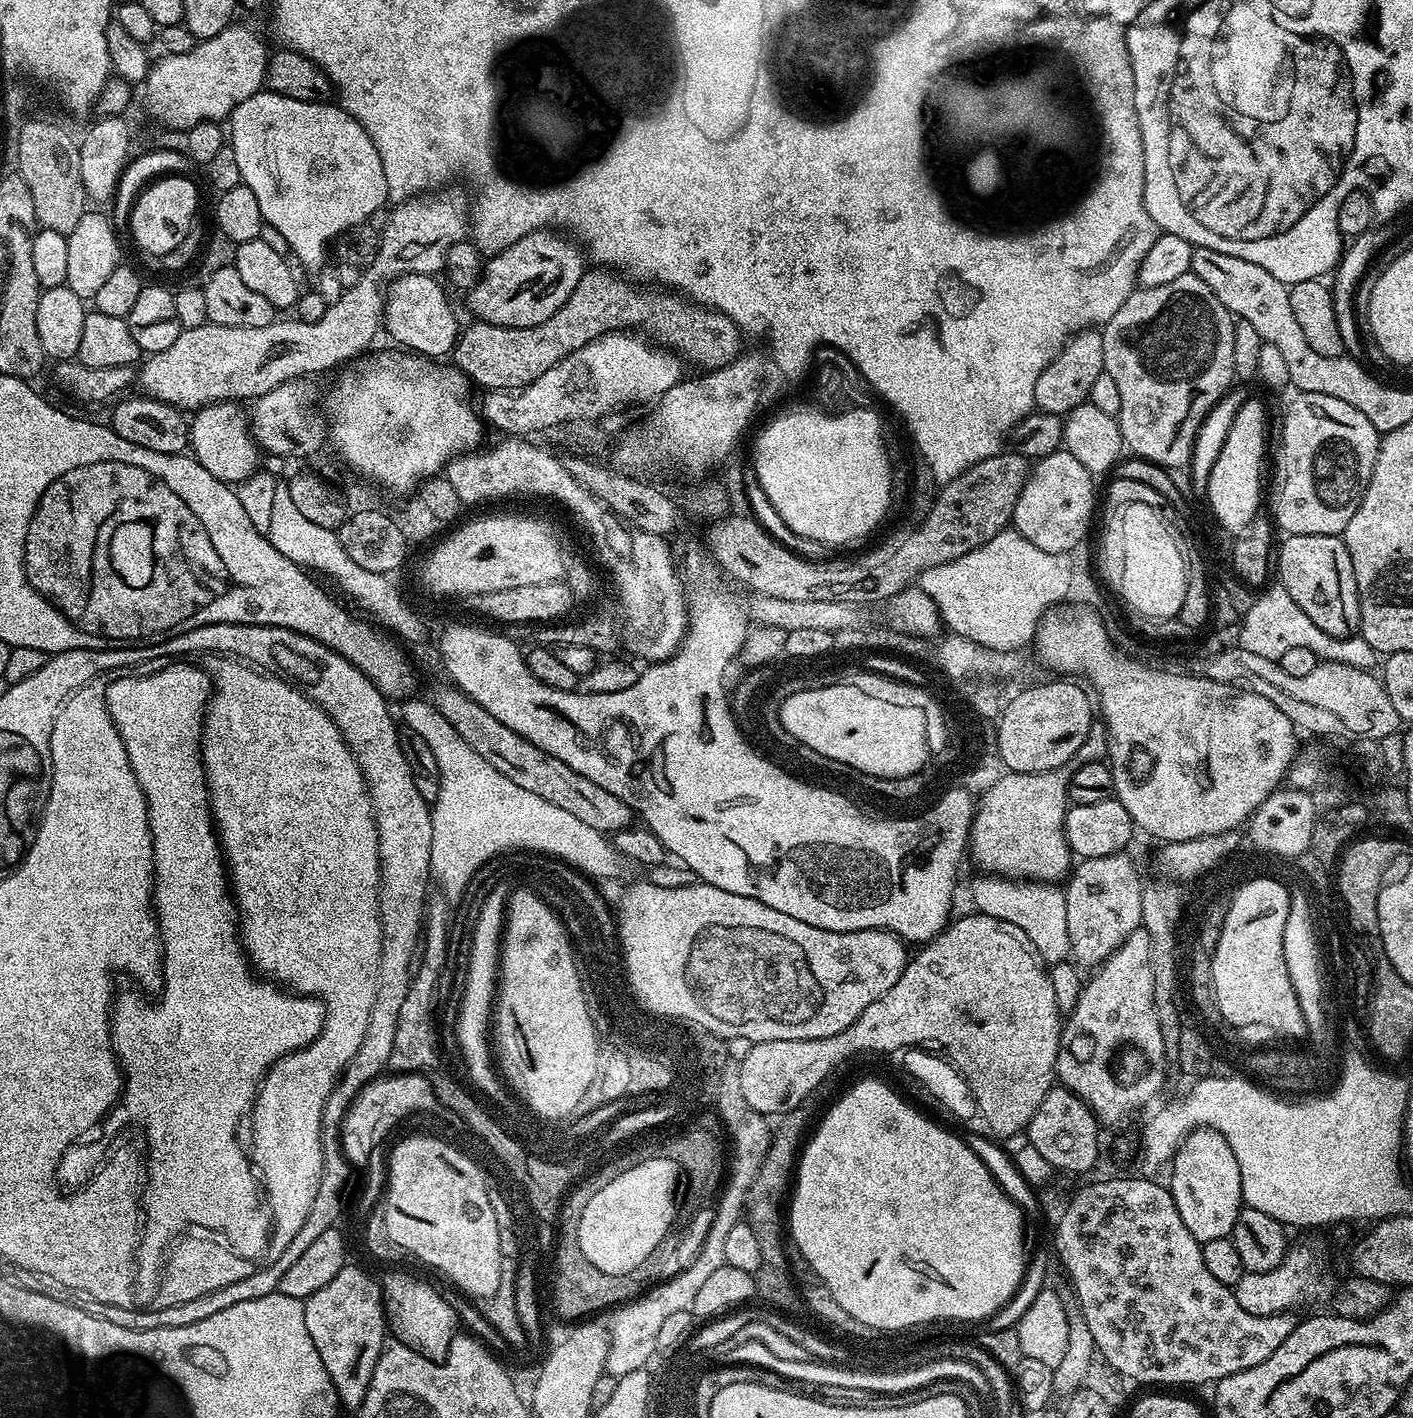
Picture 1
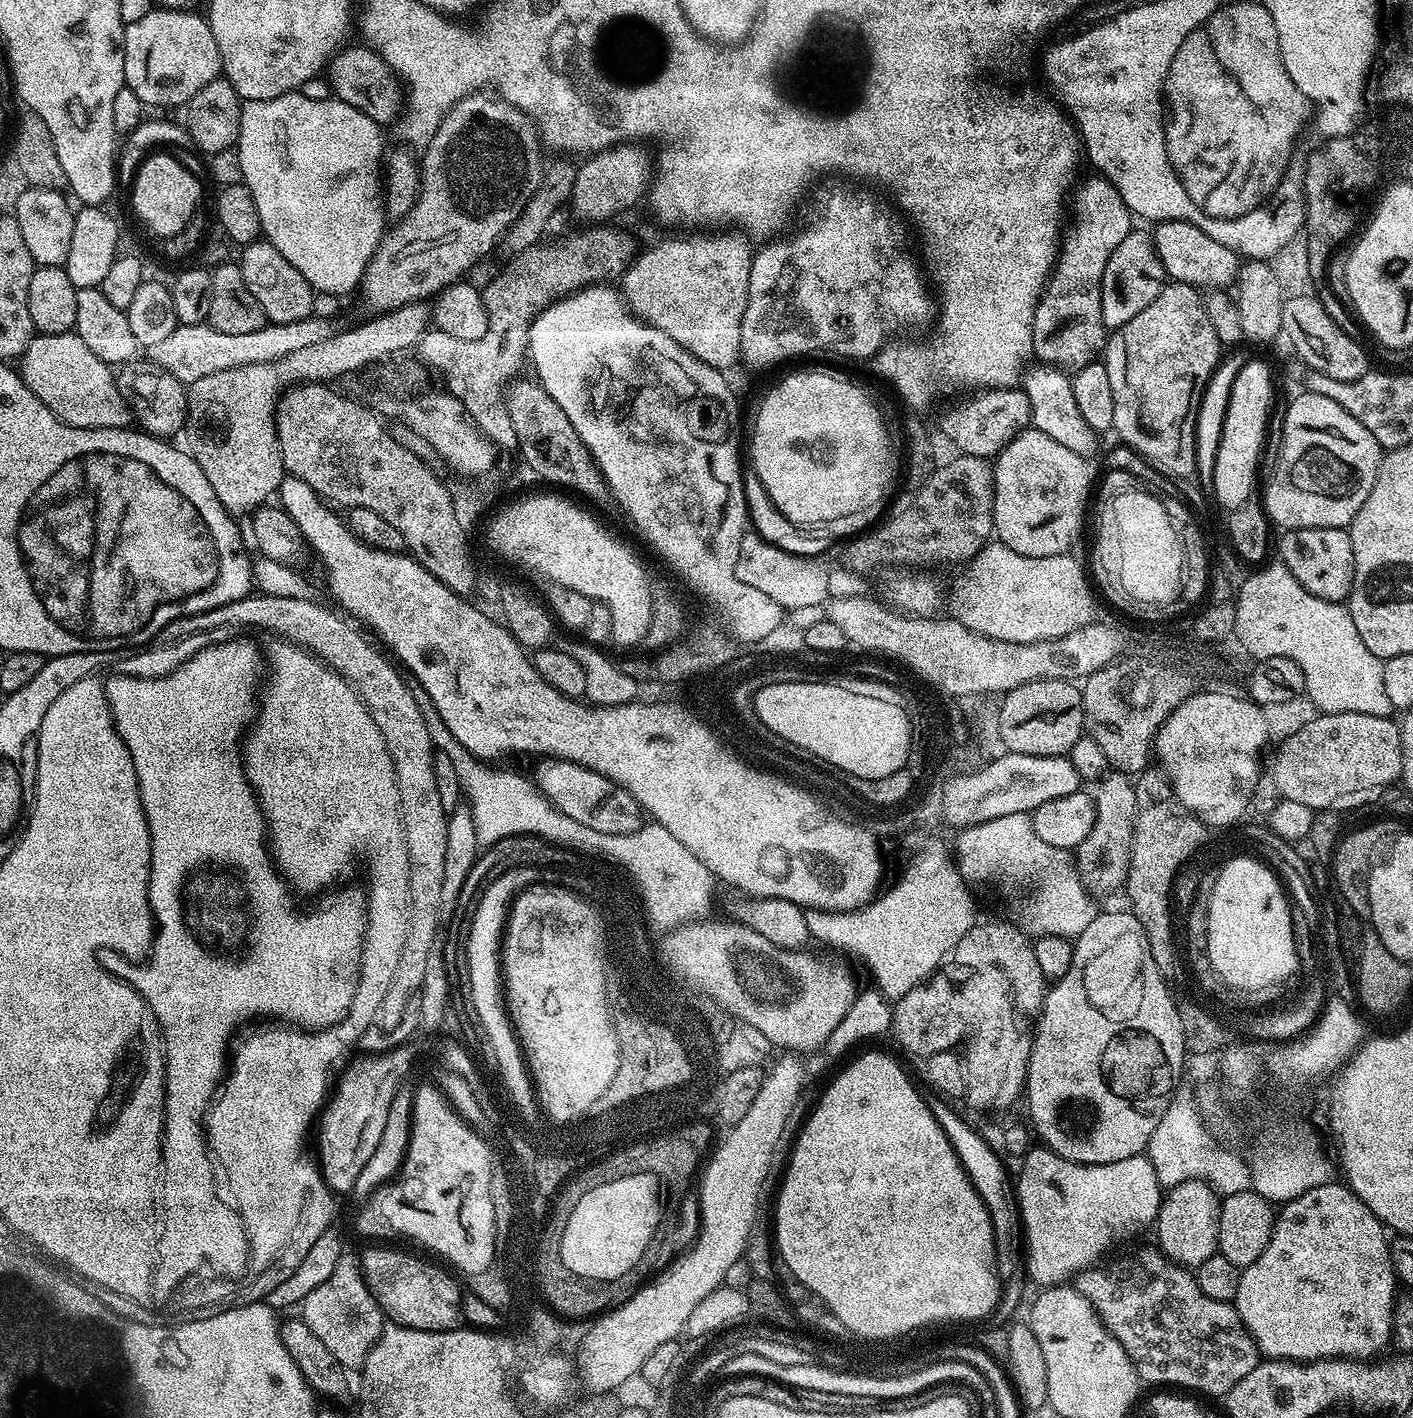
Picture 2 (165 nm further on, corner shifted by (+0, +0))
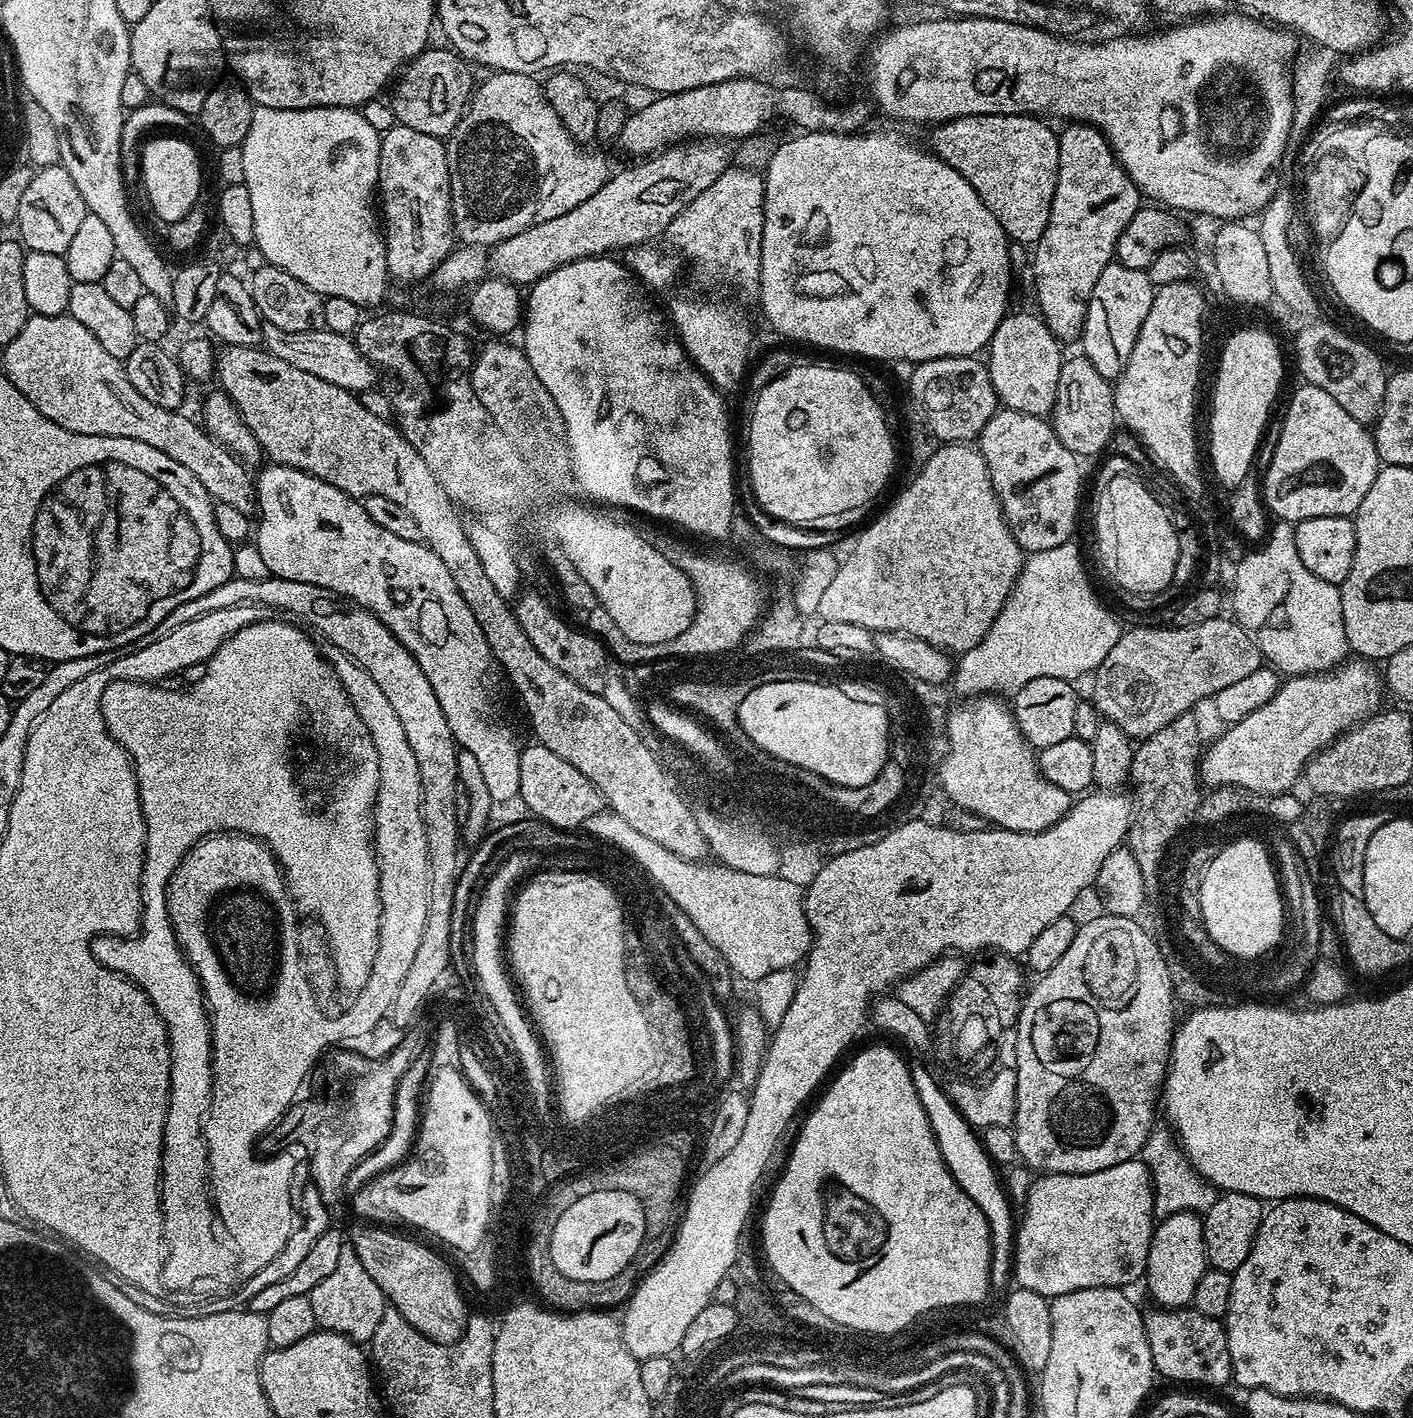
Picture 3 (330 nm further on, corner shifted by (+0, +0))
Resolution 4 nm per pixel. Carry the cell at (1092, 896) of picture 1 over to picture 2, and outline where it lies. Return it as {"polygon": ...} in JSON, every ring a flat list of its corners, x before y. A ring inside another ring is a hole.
{"polygon":[[1109,774,1099,781,1096,801,1096,817,1090,834,1074,849,1074,867,1086,892,1099,898,1107,892,1125,887,1130,866,1130,850,1136,821,1136,790,1133,781,1124,774]]}

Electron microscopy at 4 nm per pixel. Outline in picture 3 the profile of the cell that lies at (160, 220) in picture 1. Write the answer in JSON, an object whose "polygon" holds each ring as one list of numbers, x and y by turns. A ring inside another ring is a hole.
{"polygon":[[160,134,157,140,143,145,140,155,140,176,148,204,165,225,178,222,190,214,200,200,200,156,188,140,179,140,176,134]]}

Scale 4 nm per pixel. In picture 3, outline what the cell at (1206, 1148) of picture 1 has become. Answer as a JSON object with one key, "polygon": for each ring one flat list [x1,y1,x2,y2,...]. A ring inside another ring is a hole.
{"polygon":[[1179,1212,1163,1217,1155,1225,1150,1242,1146,1273,1148,1292,1161,1308,1186,1308,1194,1298,1194,1286,1209,1267,1204,1245,1204,1222,1195,1212]]}

